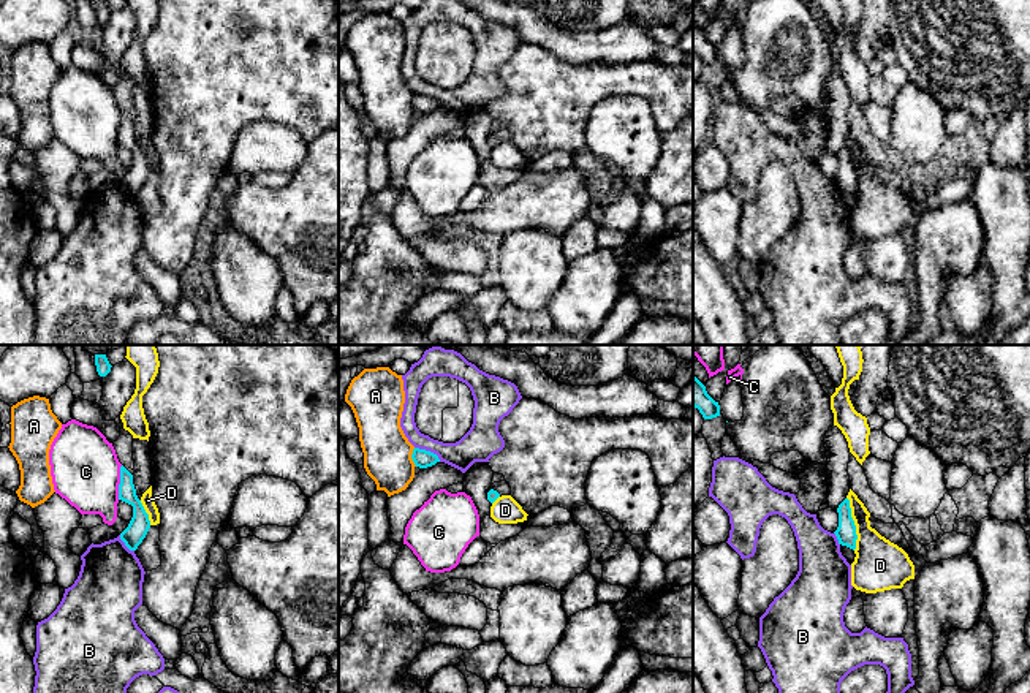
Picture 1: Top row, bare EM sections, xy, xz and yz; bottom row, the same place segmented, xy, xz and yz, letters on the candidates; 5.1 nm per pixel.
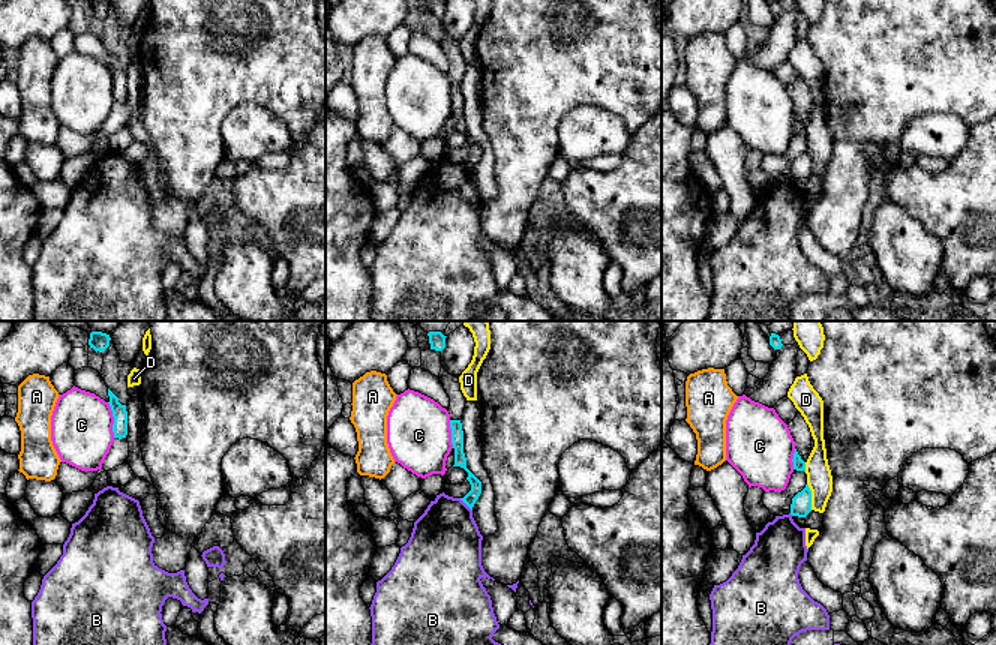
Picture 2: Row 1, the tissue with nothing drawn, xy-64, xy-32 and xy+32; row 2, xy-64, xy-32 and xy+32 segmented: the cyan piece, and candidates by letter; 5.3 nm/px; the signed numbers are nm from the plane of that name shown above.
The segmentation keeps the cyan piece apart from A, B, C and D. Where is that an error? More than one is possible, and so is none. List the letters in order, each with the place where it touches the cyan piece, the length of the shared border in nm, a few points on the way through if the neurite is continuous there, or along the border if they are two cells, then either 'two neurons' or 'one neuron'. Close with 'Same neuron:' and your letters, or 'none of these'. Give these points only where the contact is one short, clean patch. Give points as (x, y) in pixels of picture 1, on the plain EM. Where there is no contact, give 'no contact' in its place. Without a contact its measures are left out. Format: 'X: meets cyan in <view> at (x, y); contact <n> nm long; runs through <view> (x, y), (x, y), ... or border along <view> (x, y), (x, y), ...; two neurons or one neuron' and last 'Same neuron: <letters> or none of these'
A: meets cyan in xz at (412, 103); contact 100 nm long; two neurons
B: meets cyan in xz at (429, 97); contact 150 nm long; two neurons
C: meets cyan in xy at (121, 128); contact 180 nm long; two neurons
D: meets cyan in yz at (853, 170); contact 280 nm long; border along yz (847, 143), (856, 181), (855, 195); two neurons
Same neuron: none of these

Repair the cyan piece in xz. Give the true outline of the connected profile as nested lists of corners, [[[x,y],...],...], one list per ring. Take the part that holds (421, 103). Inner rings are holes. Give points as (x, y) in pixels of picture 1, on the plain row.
[[[419,93],[413,95],[411,104],[415,111],[419,114],[427,114],[440,108],[437,100],[426,97],[426,95],[419,95]]]

